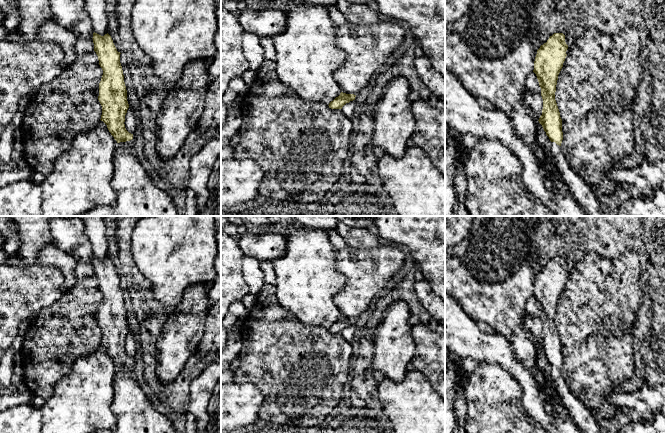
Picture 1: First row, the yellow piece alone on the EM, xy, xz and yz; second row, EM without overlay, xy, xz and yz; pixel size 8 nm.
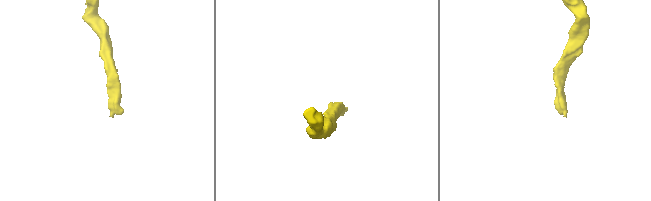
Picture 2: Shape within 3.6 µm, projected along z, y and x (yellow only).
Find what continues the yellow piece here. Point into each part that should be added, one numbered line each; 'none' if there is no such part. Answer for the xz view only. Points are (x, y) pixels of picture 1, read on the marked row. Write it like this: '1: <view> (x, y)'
none

